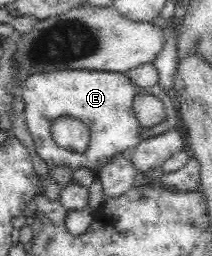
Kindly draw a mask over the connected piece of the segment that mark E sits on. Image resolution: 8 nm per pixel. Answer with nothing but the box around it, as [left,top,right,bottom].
[23,69,180,173]

